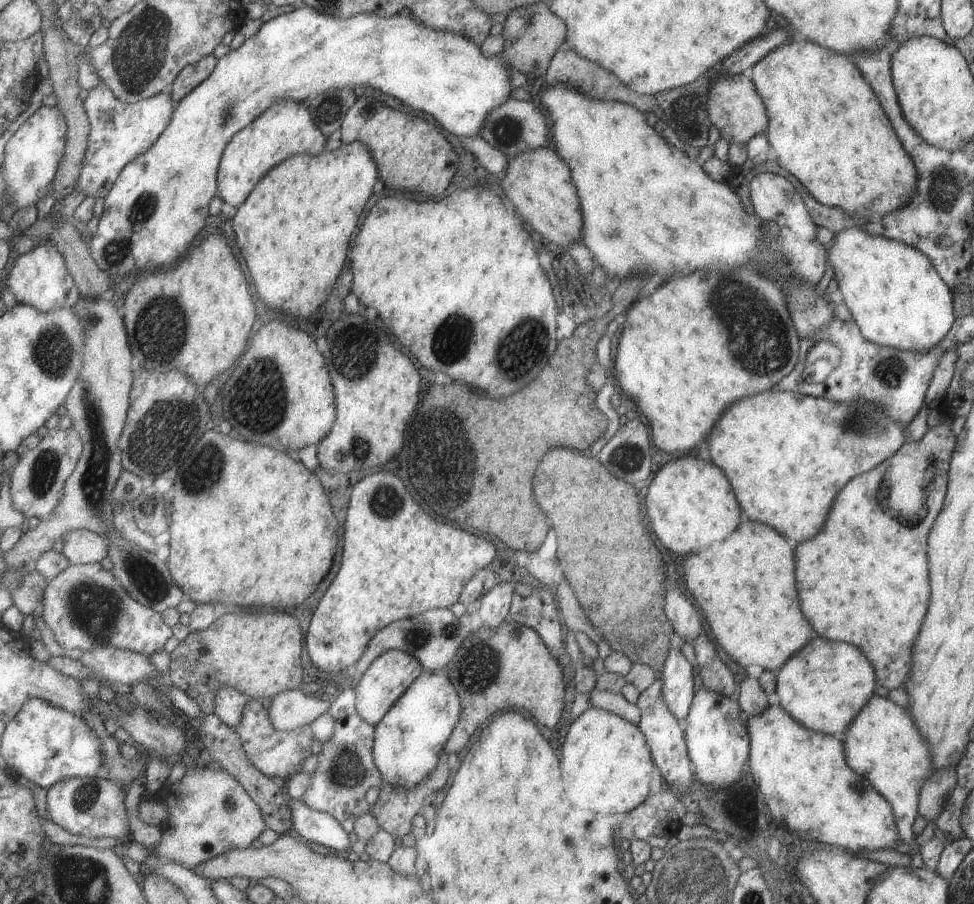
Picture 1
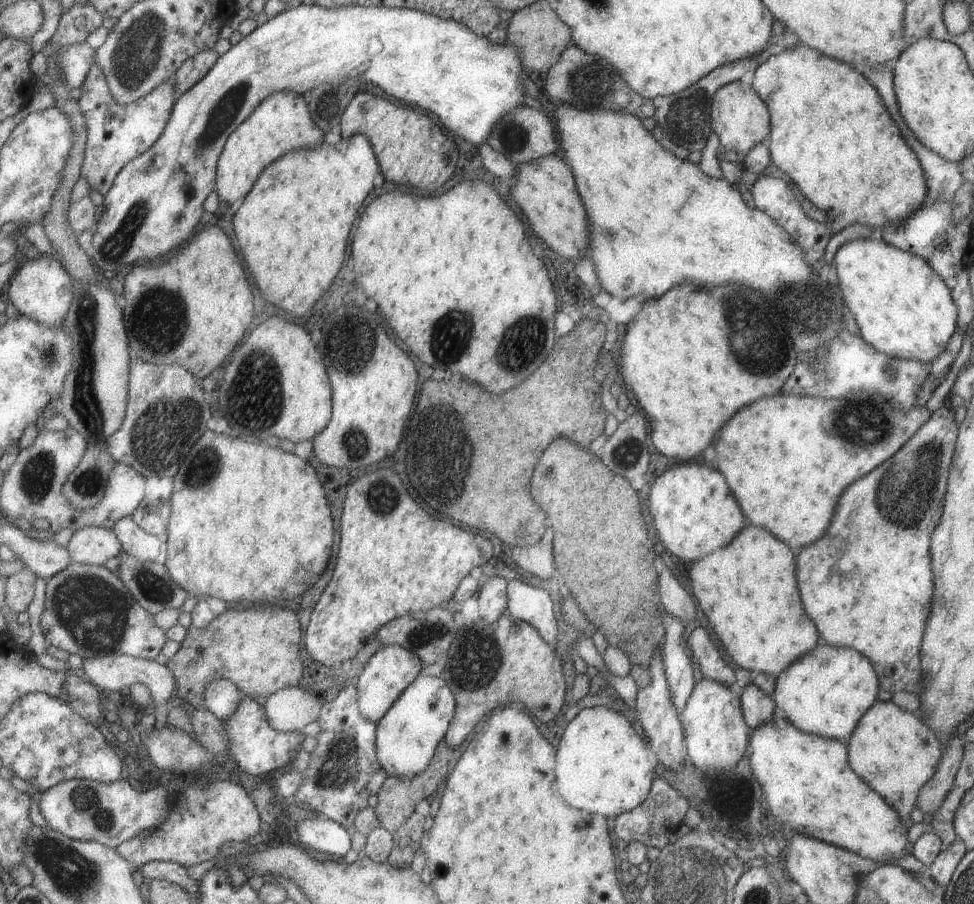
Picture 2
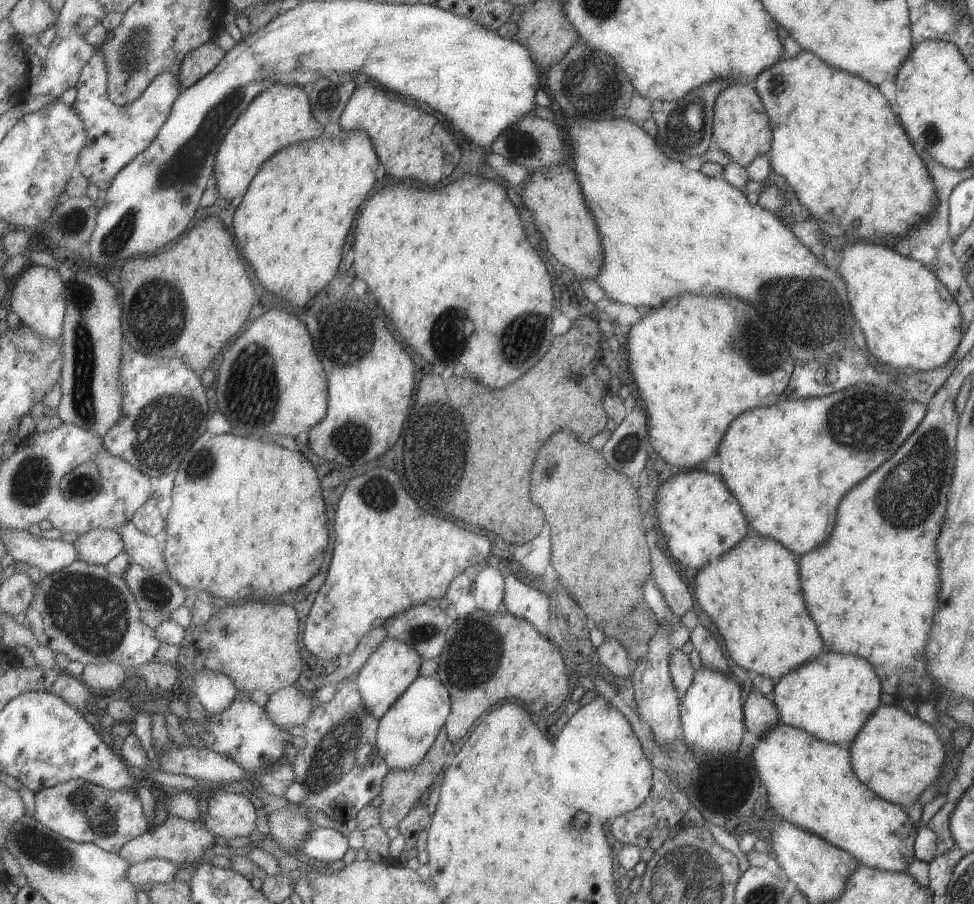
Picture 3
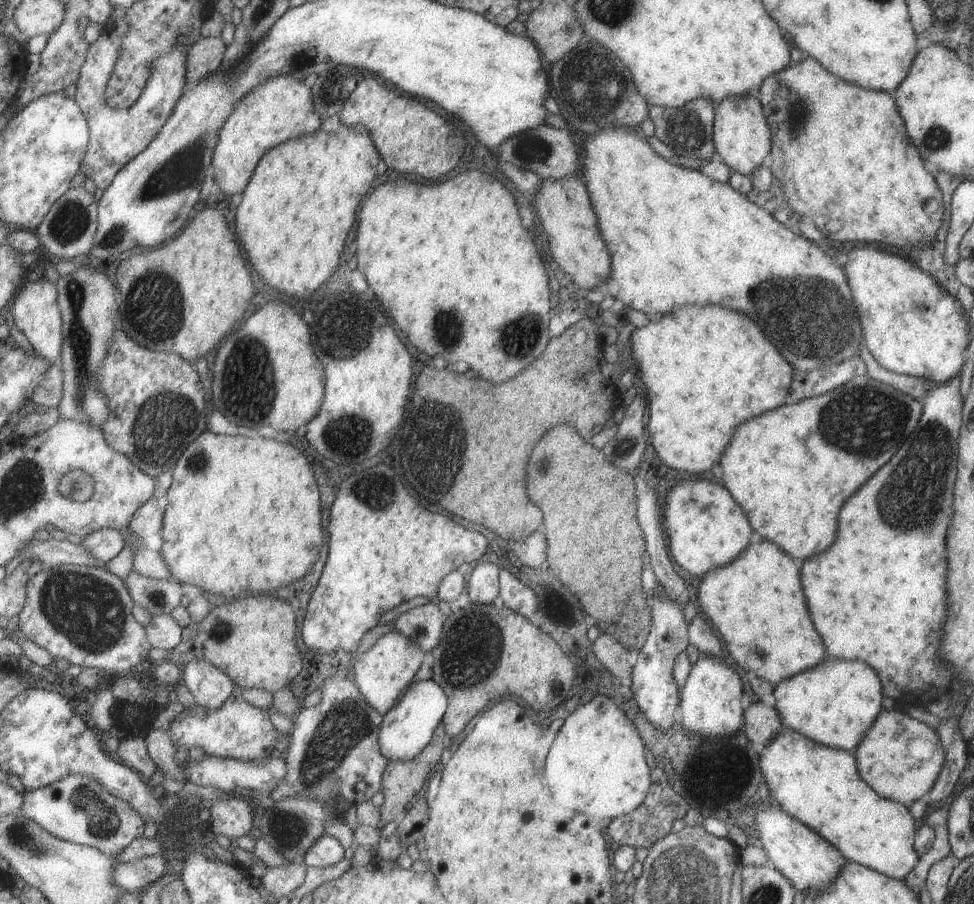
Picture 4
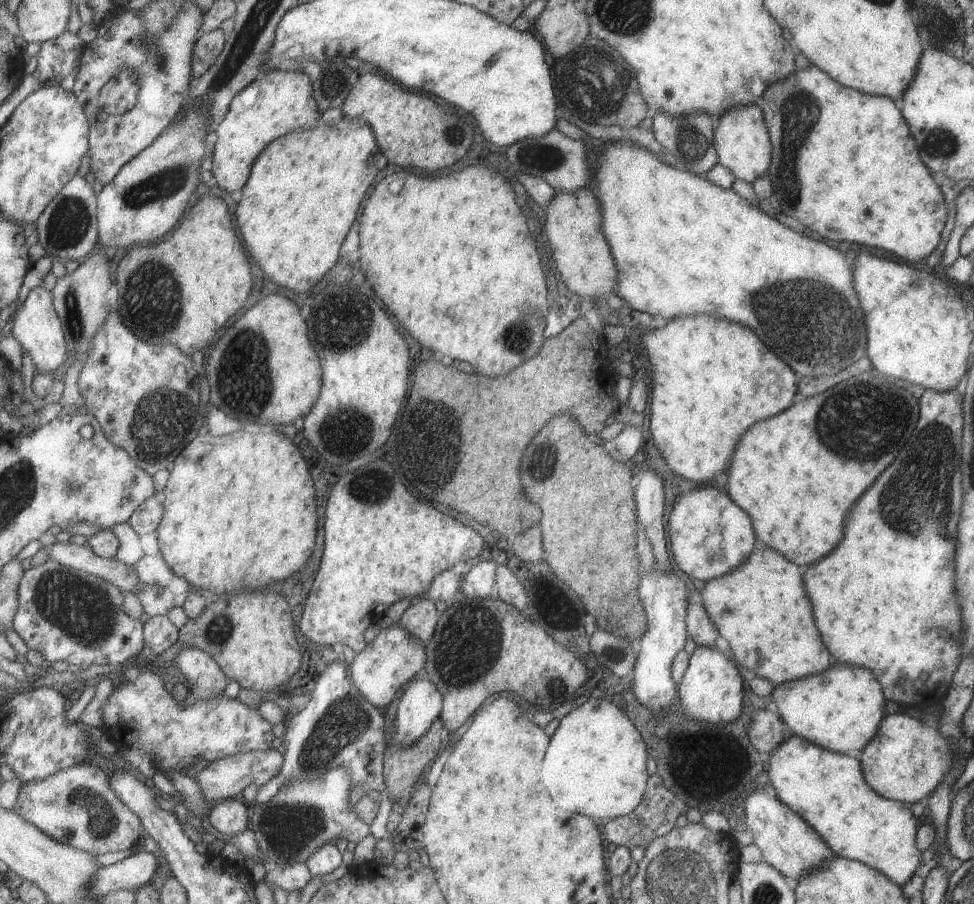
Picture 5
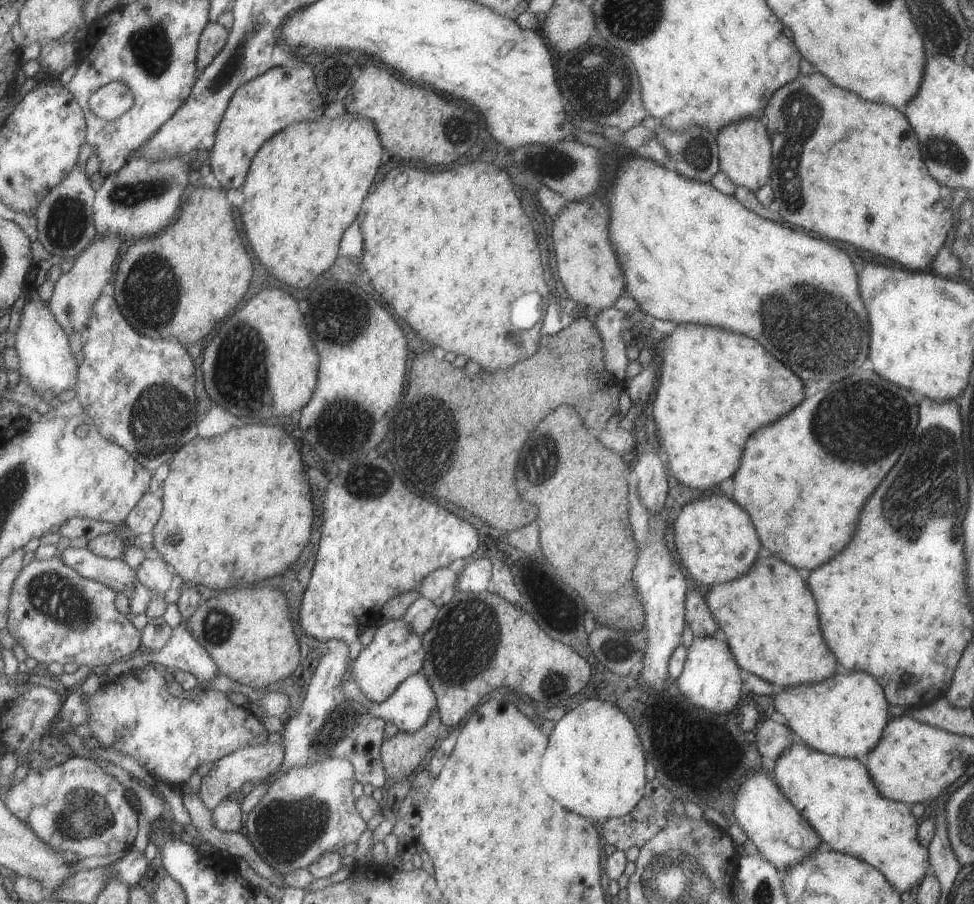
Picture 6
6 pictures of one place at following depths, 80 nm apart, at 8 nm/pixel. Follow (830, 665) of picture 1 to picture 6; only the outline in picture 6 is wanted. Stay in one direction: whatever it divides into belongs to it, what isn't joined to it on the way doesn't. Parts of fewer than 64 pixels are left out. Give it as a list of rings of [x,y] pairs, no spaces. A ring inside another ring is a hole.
[[[865,672],[832,674],[817,684],[807,683],[781,688],[779,694],[772,698],[772,702],[774,710],[784,716],[785,725],[792,730],[797,740],[819,752],[837,755],[841,758],[855,758],[857,755],[867,754],[878,743],[882,730],[891,717],[887,712],[890,704],[885,698],[881,685]]]

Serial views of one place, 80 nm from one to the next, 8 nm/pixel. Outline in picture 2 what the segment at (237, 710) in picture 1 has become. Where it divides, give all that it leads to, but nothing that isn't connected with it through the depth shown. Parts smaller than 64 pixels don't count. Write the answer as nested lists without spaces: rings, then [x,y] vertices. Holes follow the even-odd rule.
[[[217,679],[206,688],[206,703],[210,712],[222,722],[237,712],[244,694],[229,679]]]

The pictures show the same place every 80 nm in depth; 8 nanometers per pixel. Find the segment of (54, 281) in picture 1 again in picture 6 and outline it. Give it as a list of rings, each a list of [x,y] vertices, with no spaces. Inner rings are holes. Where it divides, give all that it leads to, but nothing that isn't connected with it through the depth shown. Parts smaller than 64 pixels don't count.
[[[37,289],[31,290],[24,309],[22,310],[21,322],[16,325],[15,348],[19,354],[20,369],[24,380],[41,398],[45,390],[55,392],[56,396],[66,389],[75,390],[79,380],[80,366],[71,352],[69,336],[61,323],[57,320],[56,314],[48,304],[41,298]]]

